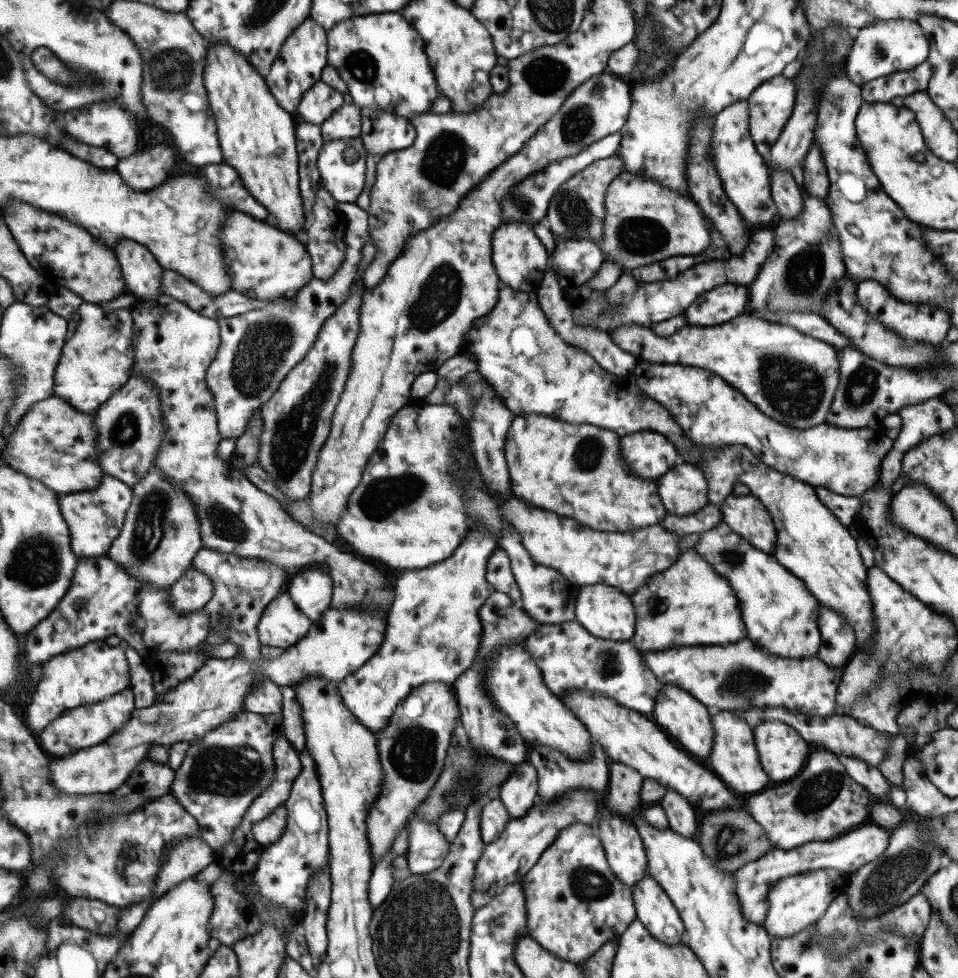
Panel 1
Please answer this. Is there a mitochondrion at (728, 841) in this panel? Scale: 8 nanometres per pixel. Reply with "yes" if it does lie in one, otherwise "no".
yes

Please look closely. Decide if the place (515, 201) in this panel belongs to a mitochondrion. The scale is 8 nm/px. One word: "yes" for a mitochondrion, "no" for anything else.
yes

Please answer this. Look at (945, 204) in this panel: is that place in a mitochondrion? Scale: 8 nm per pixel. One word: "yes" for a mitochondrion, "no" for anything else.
no

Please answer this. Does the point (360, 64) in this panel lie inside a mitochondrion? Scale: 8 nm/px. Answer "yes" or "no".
yes

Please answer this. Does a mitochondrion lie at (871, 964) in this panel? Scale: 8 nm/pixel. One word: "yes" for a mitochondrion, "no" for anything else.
no

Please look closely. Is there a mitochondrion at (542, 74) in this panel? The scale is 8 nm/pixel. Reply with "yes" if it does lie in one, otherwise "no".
yes

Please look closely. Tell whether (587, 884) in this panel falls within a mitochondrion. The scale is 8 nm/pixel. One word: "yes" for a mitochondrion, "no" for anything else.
yes

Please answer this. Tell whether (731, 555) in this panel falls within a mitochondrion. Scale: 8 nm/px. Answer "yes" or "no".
yes

